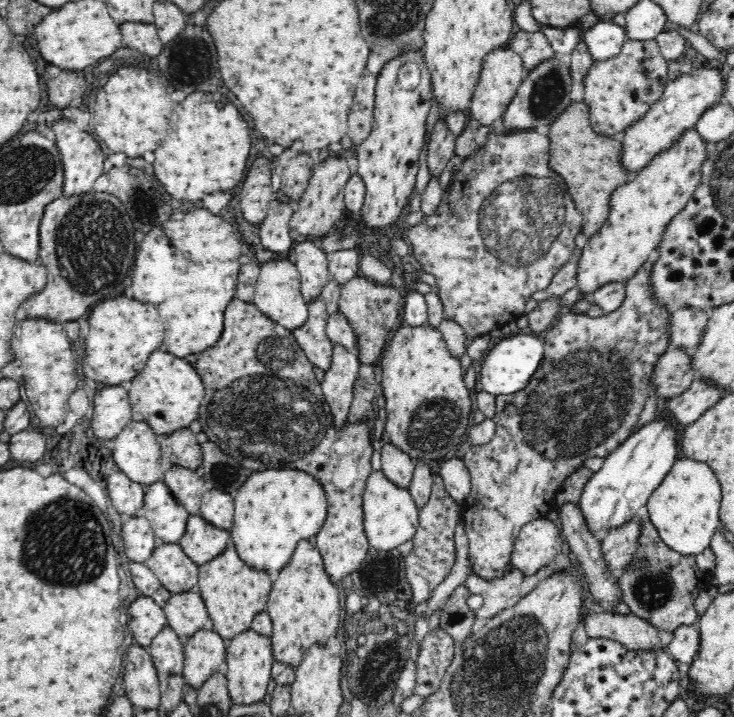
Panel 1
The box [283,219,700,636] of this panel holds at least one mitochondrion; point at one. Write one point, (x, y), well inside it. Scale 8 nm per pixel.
(566, 419)

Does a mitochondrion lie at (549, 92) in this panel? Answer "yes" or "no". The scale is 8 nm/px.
yes

